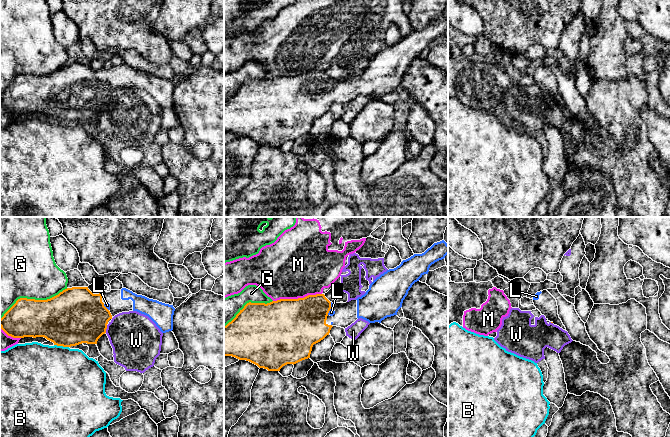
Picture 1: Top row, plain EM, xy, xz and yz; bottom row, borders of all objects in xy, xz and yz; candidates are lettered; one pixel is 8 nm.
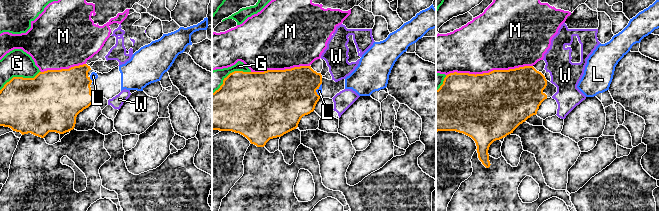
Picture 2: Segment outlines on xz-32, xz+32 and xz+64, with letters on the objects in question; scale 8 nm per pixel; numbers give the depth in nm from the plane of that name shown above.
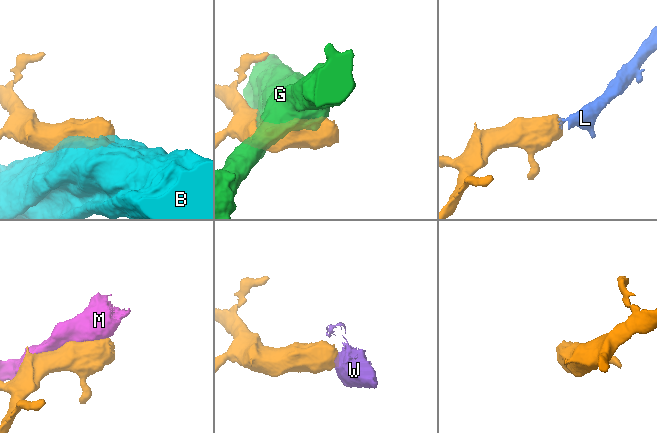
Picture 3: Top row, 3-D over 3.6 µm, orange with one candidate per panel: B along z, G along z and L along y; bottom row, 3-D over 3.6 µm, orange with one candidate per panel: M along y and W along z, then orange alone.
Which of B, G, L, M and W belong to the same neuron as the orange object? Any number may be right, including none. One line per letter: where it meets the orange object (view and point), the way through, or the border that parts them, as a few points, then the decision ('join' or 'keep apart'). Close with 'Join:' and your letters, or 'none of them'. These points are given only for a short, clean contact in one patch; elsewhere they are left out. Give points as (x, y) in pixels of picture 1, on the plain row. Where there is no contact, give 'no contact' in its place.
B: meets orange in xy at (61, 121); keep apart
G: meets orange in xy at (32, 75); keep apart
L: meets orange in xz at (330, 84); runs through xz (302, 97), (315, 84), (330, 84), (331, 88); join
M: meets orange in xz at (298, 74); keep apart
W: meets orange in xy at (106, 104); border along xy (107, 101), (105, 108); keep apart
Join: L

